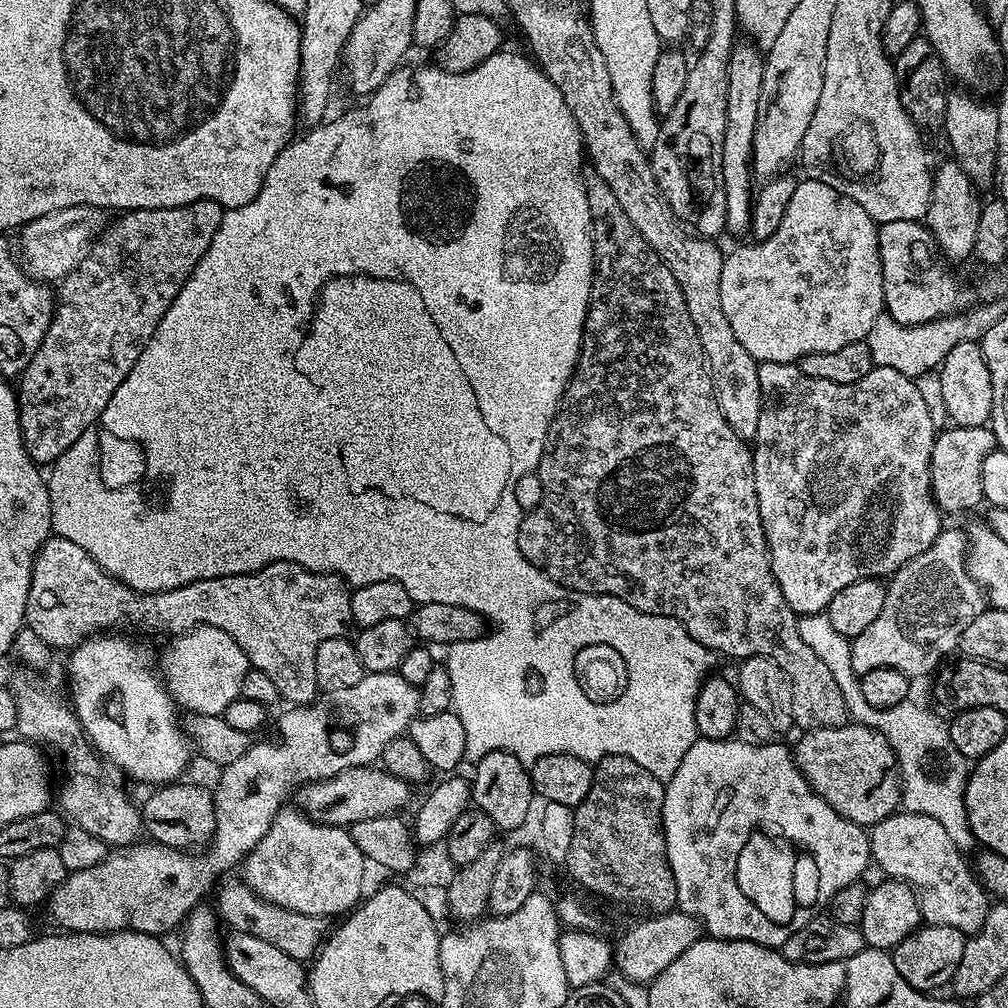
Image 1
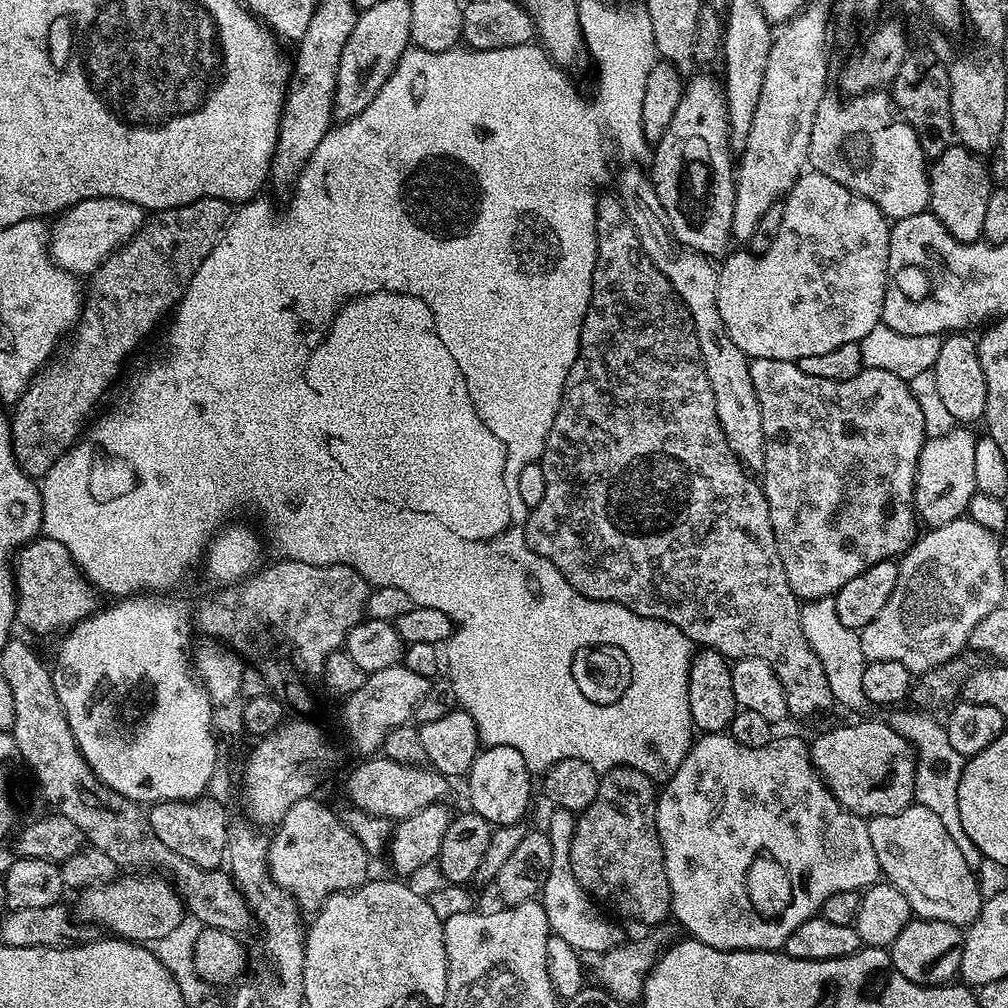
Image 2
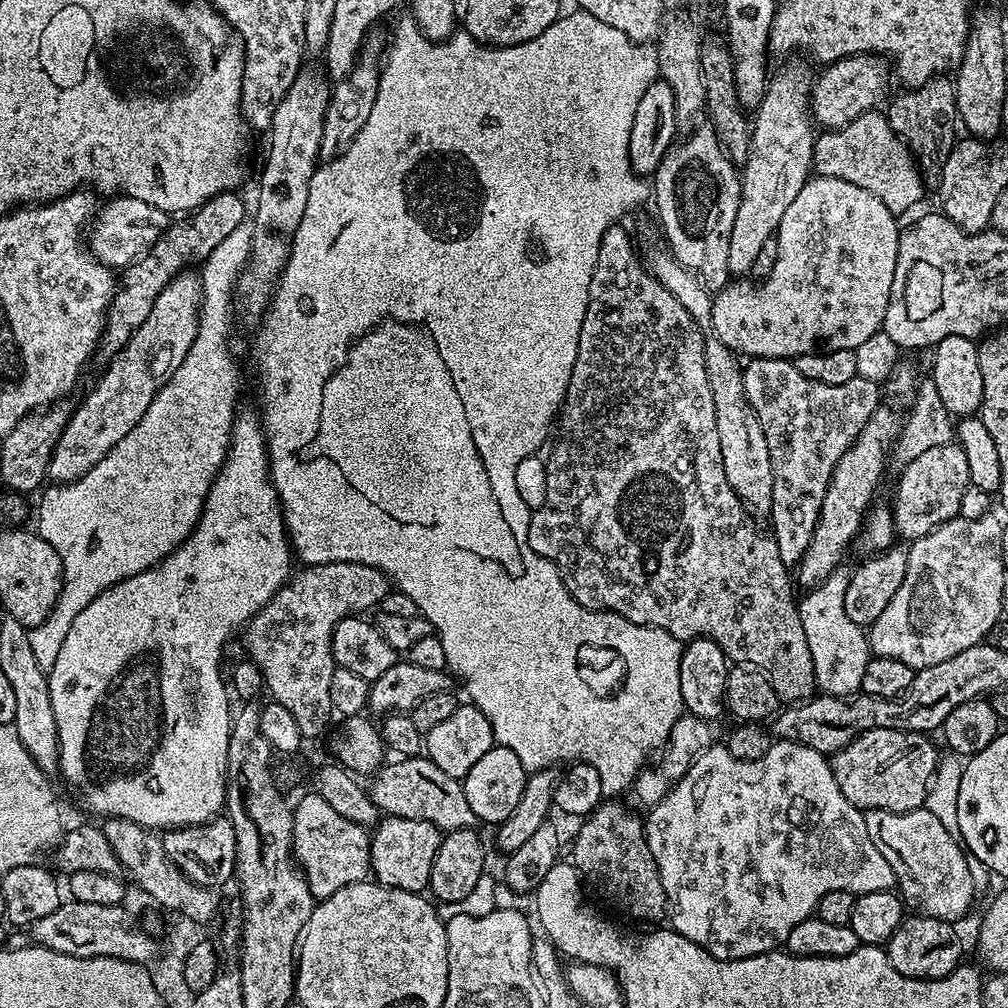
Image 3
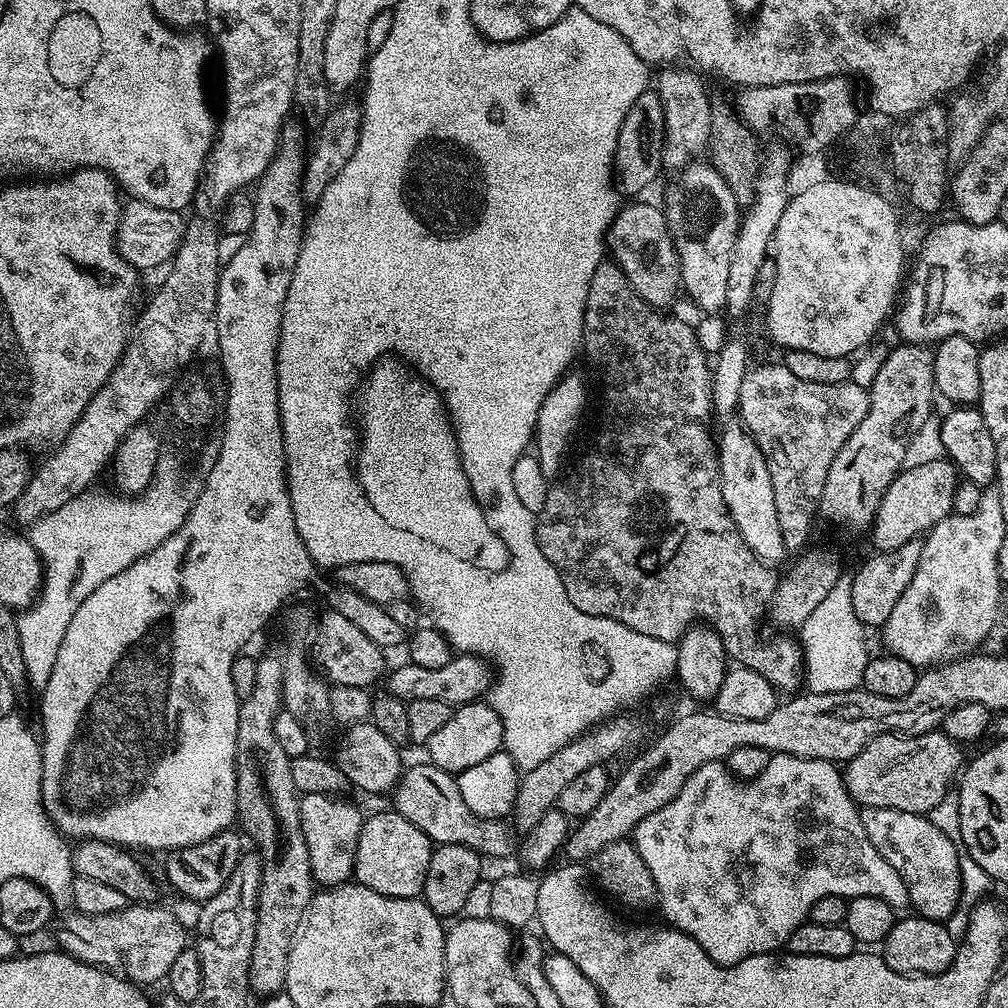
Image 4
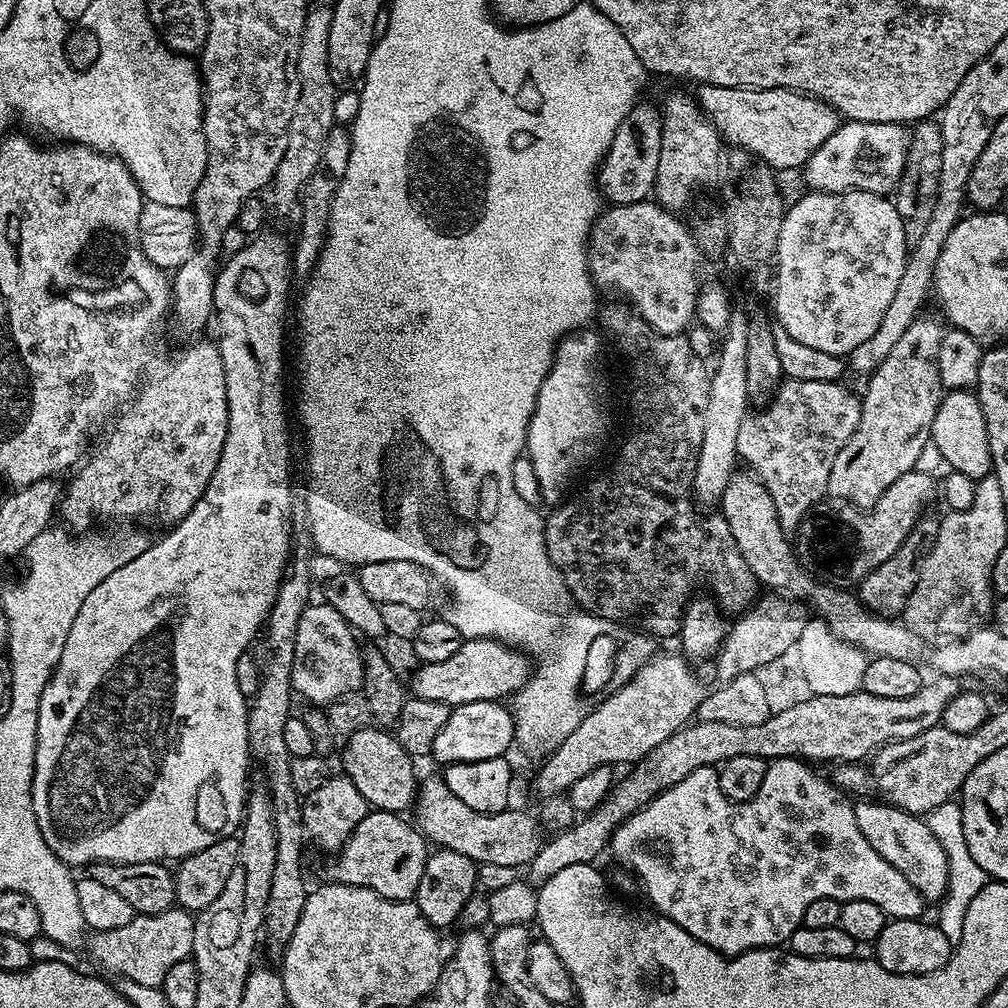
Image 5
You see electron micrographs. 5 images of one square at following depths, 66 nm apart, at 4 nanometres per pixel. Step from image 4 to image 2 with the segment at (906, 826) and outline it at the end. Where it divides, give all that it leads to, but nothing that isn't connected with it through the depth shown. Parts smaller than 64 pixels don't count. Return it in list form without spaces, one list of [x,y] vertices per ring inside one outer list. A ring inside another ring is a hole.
[[[913,802],[898,814],[871,817],[868,829],[874,854],[878,854],[883,879],[895,886],[906,898],[906,902],[910,902],[913,917],[961,926],[973,924],[978,919],[982,895],[980,896],[980,884],[976,881],[977,873],[966,862],[966,858],[962,858],[958,845],[954,843],[954,838],[950,838],[946,826],[942,826],[942,821],[932,811],[926,810],[926,806]]]

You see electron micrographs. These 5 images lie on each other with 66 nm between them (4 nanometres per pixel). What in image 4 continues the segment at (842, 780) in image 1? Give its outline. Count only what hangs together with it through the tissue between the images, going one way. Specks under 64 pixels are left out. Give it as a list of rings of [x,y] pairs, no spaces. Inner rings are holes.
[[[942,730],[876,736],[853,760],[849,760],[843,765],[844,785],[857,805],[865,808],[906,810],[906,814],[918,814],[919,816],[931,814],[934,806],[938,806],[938,802],[942,802],[942,798],[949,795],[951,788],[948,787],[951,784],[953,787],[957,783],[966,764],[964,752],[965,749],[955,740],[951,740]]]

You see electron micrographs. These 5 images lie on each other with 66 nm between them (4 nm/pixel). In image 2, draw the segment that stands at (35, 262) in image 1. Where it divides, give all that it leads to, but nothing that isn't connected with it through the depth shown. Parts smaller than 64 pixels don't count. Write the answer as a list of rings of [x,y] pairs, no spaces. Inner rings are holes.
[[[118,198],[80,200],[55,217],[56,225],[51,225],[48,238],[48,254],[57,268],[64,268],[80,278],[87,277],[106,257],[118,251],[141,228],[145,219],[145,209],[134,202]]]

